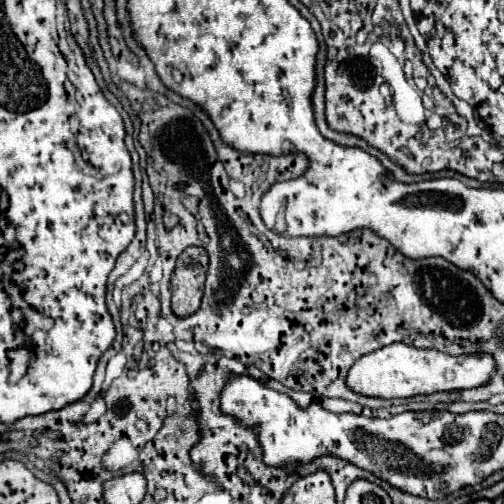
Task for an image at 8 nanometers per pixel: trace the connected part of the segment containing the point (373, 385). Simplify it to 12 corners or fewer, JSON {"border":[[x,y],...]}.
{"border":[[390,344],[358,358],[346,384],[410,398],[476,388],[490,354]]}

